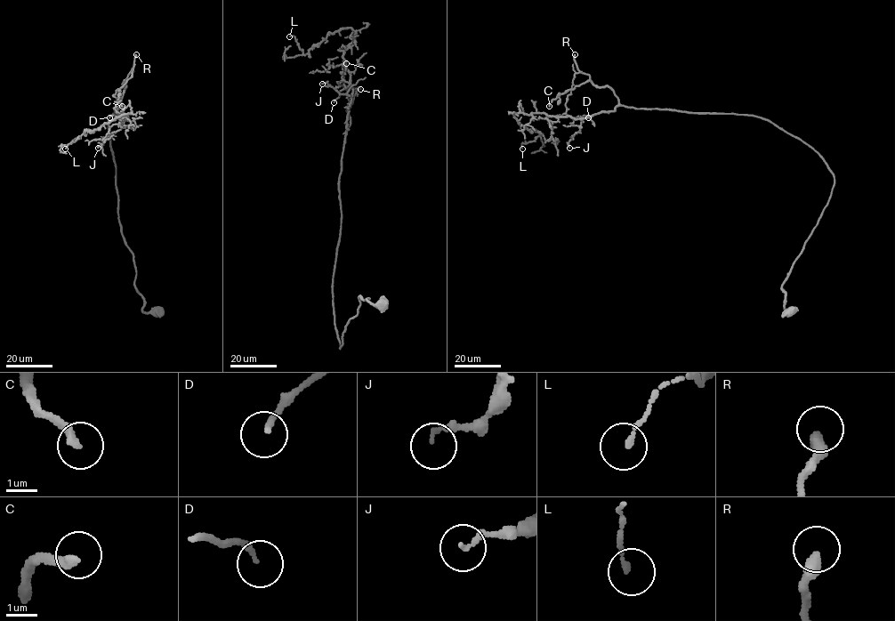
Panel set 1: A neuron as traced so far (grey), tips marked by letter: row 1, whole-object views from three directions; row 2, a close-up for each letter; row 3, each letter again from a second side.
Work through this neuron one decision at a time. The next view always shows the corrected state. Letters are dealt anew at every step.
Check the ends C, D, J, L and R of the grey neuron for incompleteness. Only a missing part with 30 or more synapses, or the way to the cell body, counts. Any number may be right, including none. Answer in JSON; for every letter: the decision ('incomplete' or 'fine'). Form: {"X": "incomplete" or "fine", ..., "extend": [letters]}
{"C": "incomplete", "D": "fine", "J": "fine", "L": "fine", "R": "incomplete", "extend": ["C", "R"]}

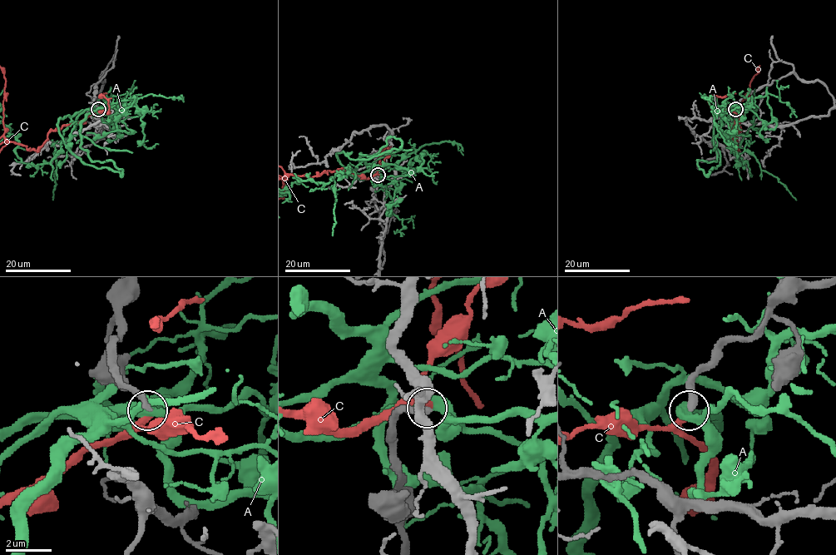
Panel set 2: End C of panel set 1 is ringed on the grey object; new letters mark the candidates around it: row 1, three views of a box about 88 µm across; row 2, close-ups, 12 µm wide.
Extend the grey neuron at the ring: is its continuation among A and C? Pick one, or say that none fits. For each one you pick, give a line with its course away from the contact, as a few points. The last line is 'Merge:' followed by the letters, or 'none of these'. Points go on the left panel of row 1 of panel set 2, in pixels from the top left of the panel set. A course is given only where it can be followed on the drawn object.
C: Its course: (98, 109), (76, 122), (51, 130), (37, 151), (10, 142), (3, 135), (2, 71)
Merge: C

